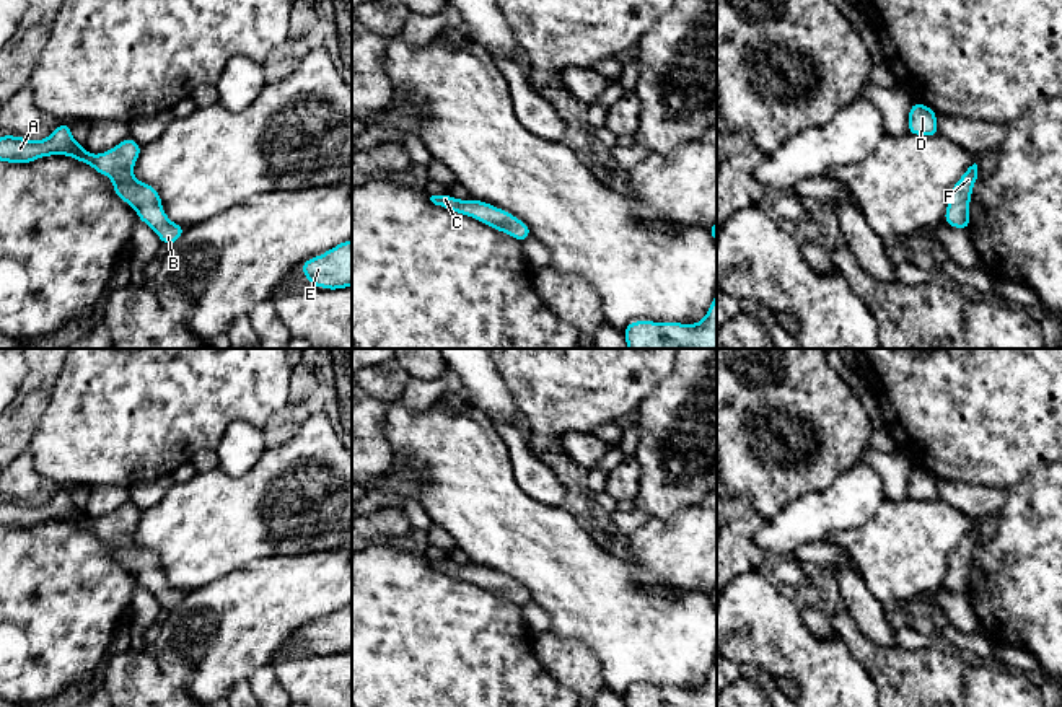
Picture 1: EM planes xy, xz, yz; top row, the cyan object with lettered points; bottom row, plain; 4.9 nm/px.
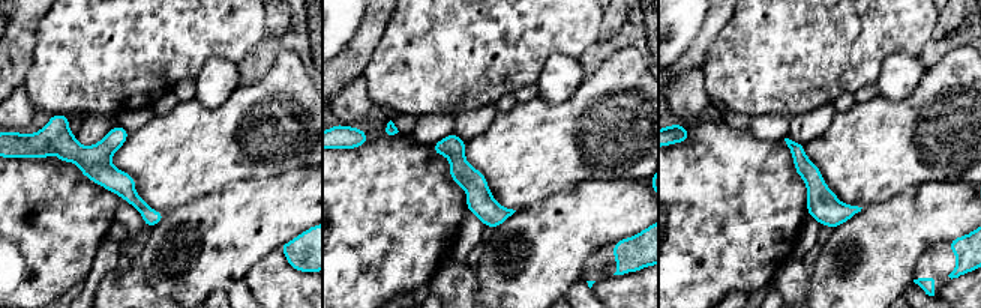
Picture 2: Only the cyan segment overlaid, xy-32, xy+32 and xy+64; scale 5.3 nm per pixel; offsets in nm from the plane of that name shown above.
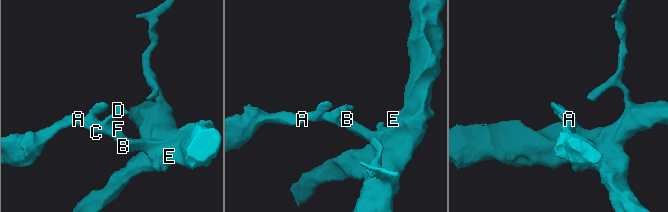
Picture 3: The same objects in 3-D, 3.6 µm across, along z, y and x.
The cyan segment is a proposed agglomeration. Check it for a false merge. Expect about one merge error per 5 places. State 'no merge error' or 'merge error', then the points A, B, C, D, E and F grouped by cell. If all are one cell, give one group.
no merge error; groups A B C D E F

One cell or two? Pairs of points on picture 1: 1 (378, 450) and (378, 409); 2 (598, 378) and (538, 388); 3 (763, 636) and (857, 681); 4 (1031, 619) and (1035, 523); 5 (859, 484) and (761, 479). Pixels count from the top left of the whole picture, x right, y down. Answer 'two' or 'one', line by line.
1: one
2: one
3: one
4: one
5: two

